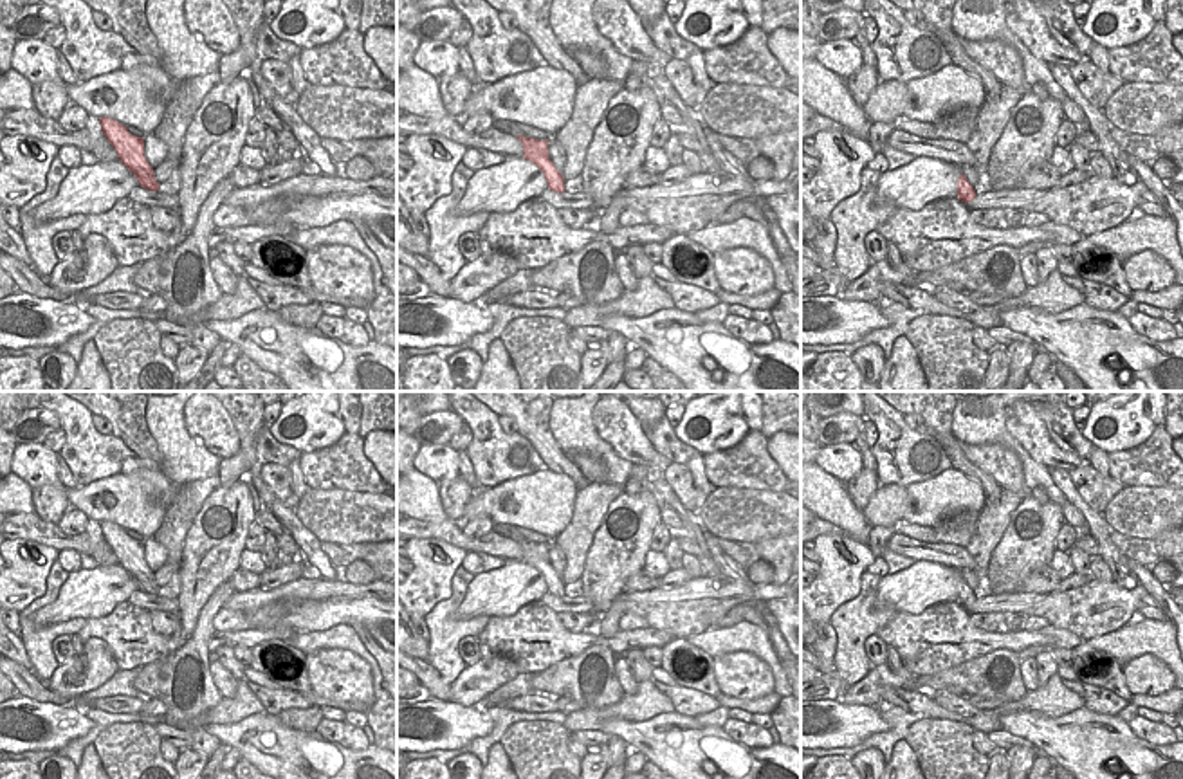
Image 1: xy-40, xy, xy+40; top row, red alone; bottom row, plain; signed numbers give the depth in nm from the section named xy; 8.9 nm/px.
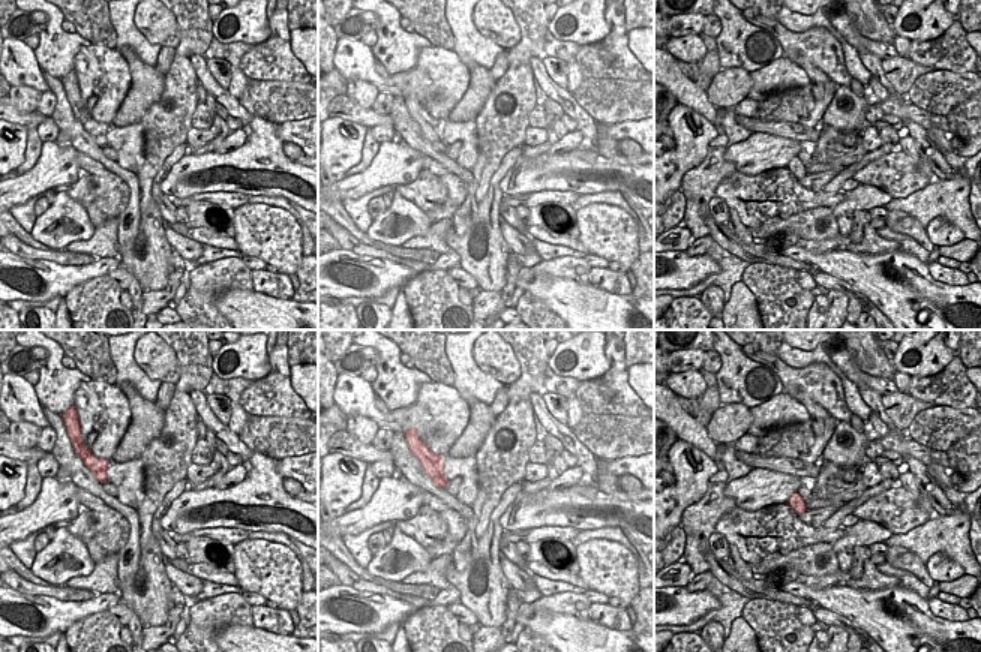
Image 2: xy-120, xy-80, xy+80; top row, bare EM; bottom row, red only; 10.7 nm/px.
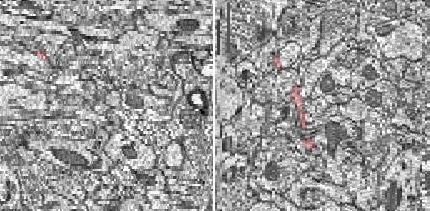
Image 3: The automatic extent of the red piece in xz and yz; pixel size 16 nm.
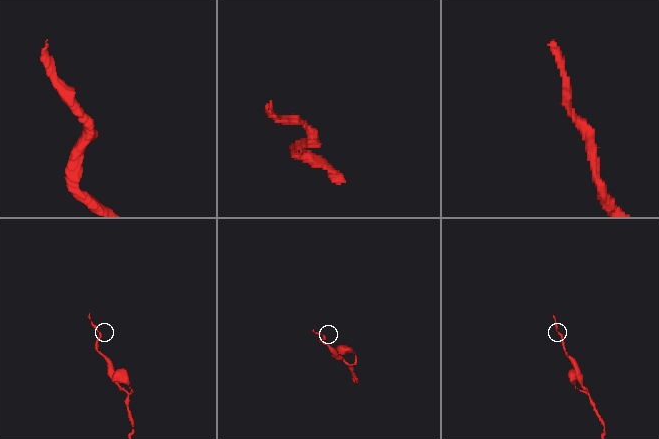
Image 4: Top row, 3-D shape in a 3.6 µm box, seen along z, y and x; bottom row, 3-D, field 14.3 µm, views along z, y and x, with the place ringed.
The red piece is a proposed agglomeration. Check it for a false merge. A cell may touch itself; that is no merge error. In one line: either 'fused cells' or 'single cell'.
single cell

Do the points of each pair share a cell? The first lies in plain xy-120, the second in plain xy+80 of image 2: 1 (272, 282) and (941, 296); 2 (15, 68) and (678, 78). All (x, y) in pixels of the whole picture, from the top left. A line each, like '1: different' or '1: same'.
1: different
2: different

